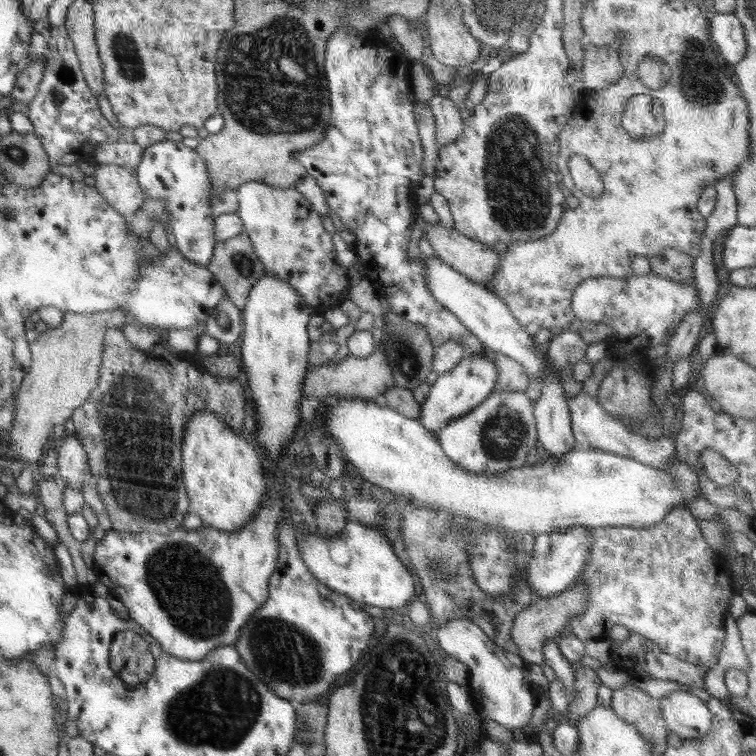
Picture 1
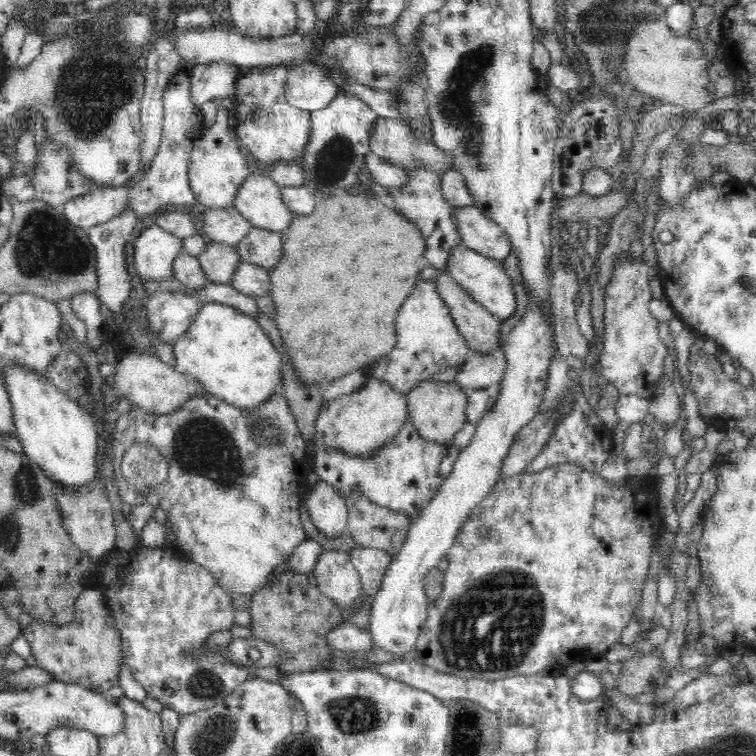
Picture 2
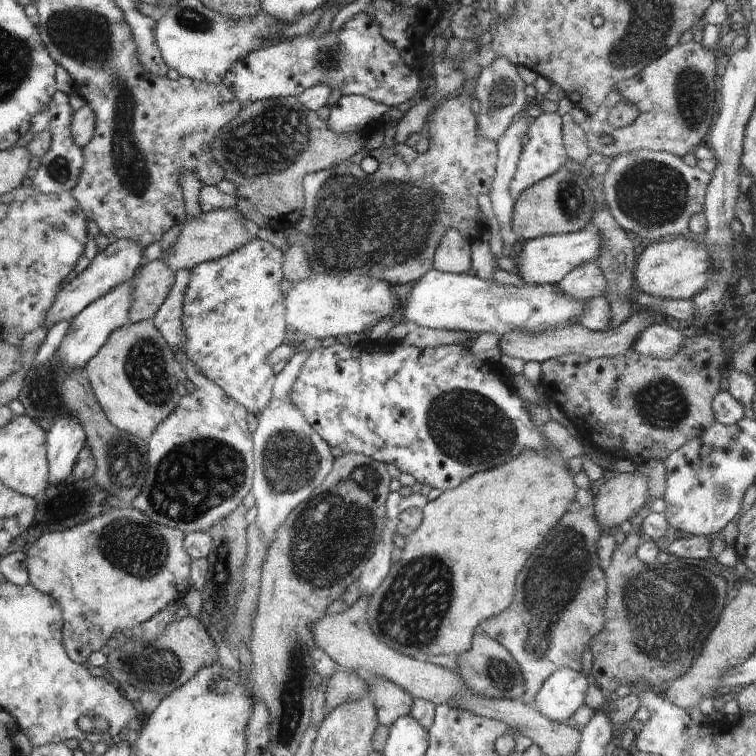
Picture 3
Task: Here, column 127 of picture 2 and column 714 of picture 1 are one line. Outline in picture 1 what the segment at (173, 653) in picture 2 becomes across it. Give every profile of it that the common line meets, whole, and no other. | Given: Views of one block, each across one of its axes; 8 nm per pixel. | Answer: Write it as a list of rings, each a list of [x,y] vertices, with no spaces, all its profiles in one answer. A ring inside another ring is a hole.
[[[681,507],[669,513],[666,517],[662,518],[660,522],[656,522],[656,524],[649,527],[634,528],[632,526],[623,526],[590,528],[590,543],[592,543],[592,546],[588,548],[590,552],[588,552],[588,560],[586,560],[586,564],[584,564],[584,570],[580,572],[580,575],[574,582],[580,583],[580,581],[586,581],[586,586],[588,586],[588,606],[586,606],[586,610],[584,610],[580,616],[572,616],[569,624],[572,628],[572,634],[580,640],[588,642],[588,640],[607,638],[612,626],[621,624],[625,626],[629,632],[640,634],[644,638],[651,640],[666,652],[666,654],[670,654],[692,664],[706,667],[706,674],[708,674],[710,669],[716,665],[718,655],[720,655],[720,649],[722,649],[722,643],[724,643],[724,635],[726,635],[726,615],[728,612],[735,610],[733,605],[735,589],[733,588],[732,572],[725,556],[712,549],[708,543],[706,543],[706,540],[702,537],[698,519],[691,514],[688,508]]]

